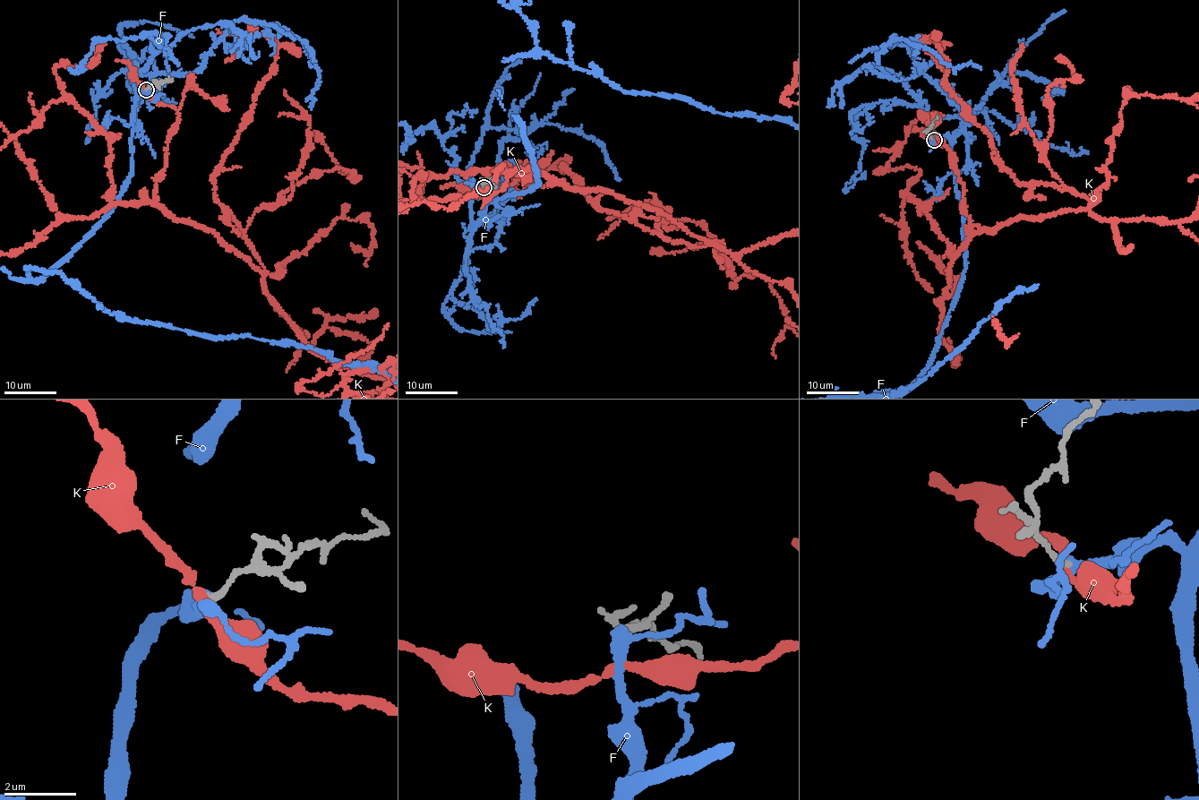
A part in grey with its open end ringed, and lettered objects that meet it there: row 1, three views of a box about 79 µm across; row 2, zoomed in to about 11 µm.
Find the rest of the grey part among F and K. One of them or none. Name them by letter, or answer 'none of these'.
F

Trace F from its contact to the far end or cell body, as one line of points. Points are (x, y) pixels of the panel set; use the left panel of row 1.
F: (147, 90), (110, 214), (31, 279), (30, 266), (62, 274), (133, 320)

